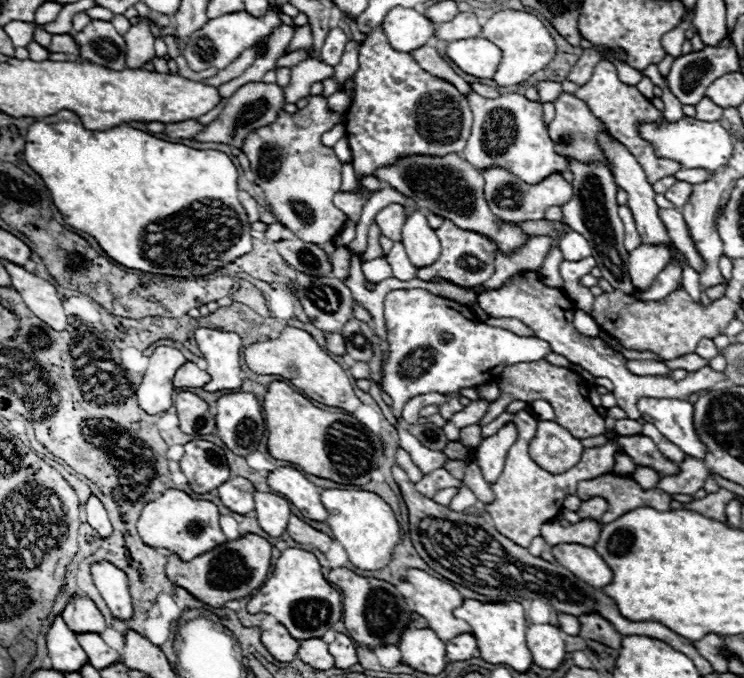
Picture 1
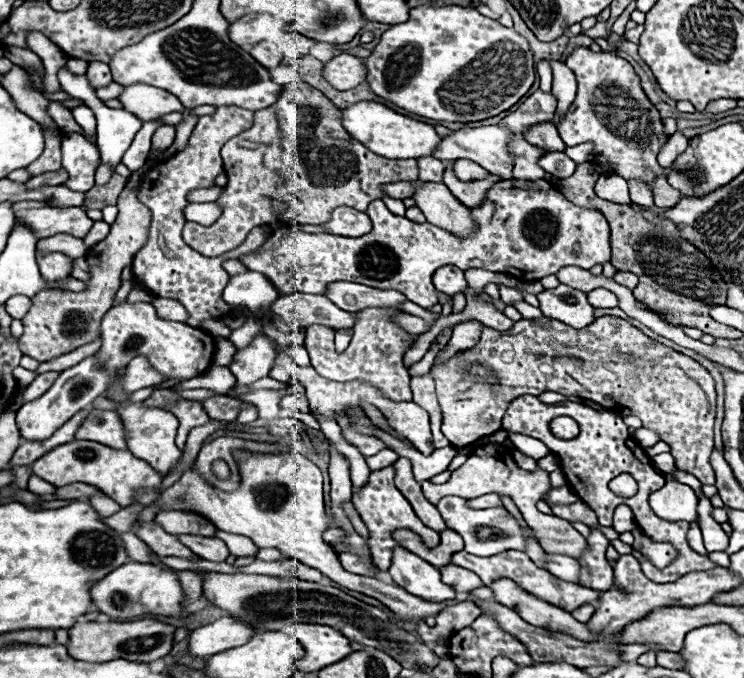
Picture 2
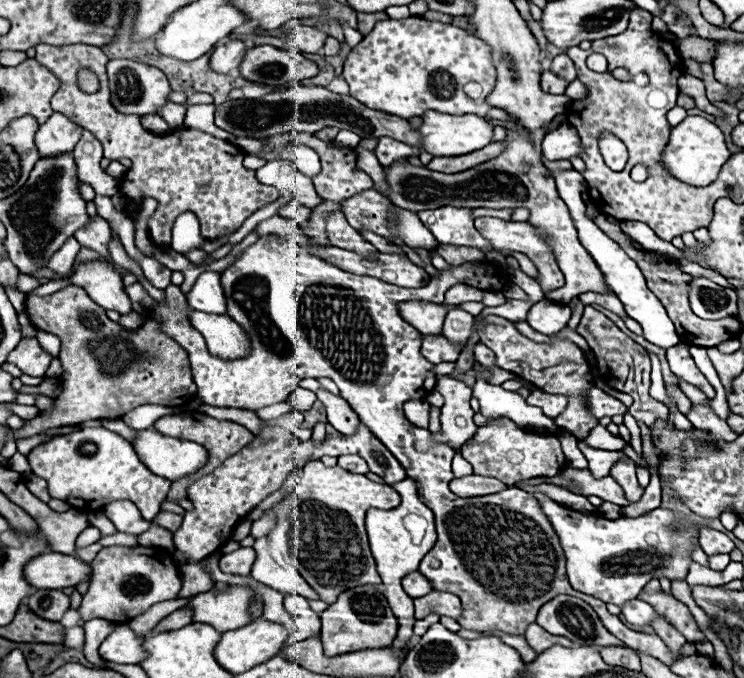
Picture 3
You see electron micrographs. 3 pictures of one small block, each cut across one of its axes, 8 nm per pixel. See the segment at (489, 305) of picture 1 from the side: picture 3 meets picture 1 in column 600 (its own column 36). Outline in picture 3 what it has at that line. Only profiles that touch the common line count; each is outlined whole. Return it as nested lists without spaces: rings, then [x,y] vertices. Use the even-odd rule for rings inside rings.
[[[32,338],[20,340],[20,344],[8,354],[8,362],[16,364],[28,376],[44,376],[52,362],[52,356],[40,348],[36,338]]]

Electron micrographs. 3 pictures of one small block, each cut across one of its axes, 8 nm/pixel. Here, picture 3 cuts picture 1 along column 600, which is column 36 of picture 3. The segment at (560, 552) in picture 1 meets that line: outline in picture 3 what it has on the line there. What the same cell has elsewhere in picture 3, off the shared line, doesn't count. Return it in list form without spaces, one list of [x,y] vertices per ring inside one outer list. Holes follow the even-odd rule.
[[[58,552],[32,558],[24,572],[26,580],[38,590],[64,590],[92,580],[90,564]]]

